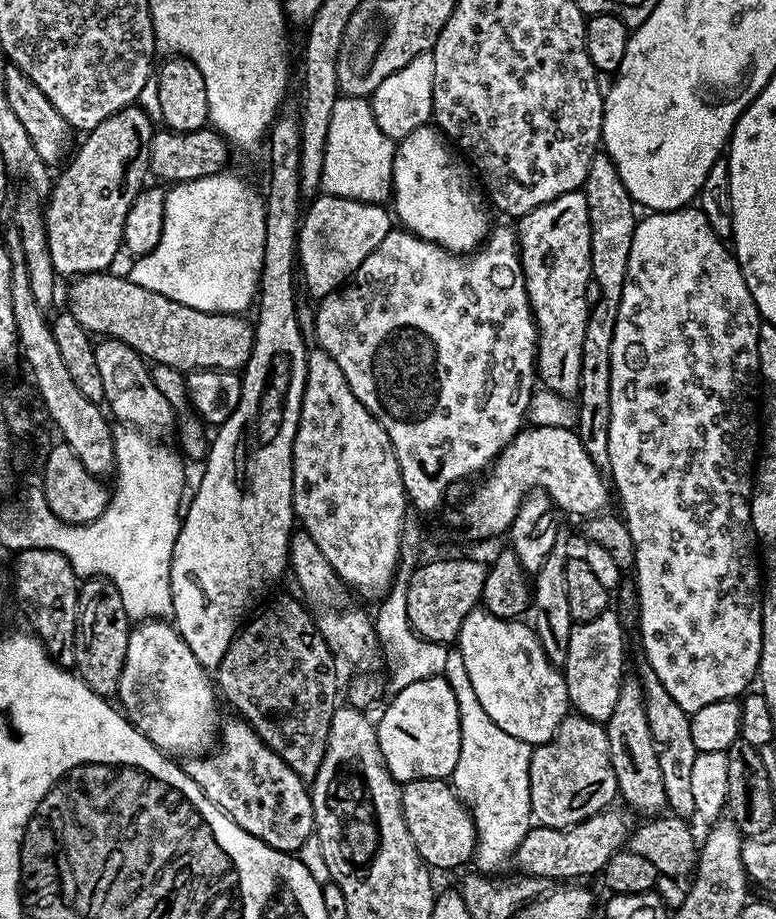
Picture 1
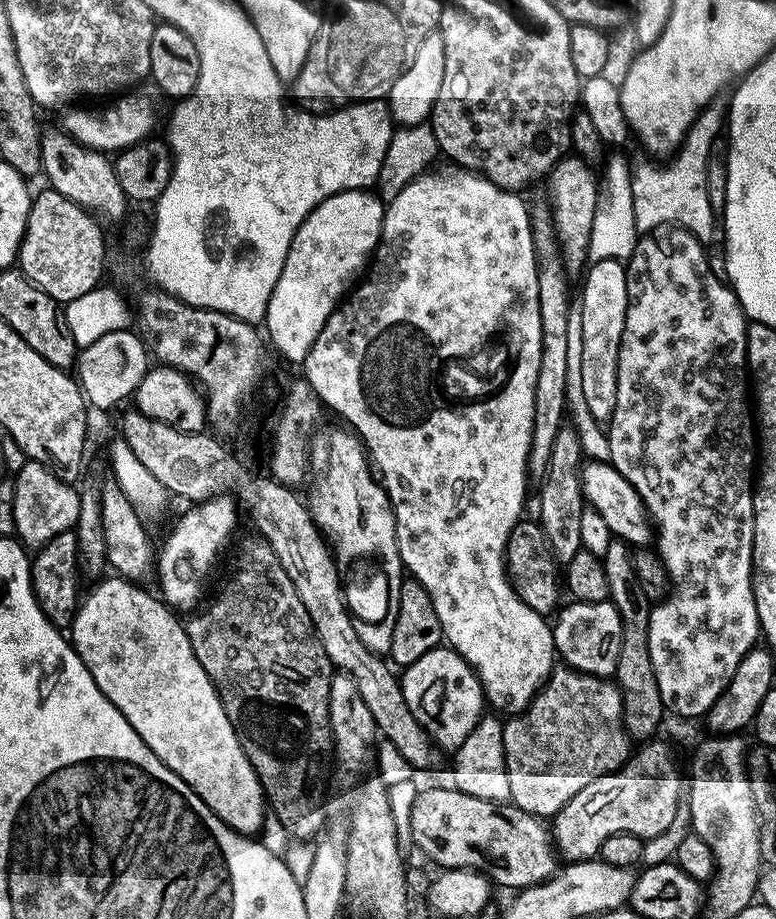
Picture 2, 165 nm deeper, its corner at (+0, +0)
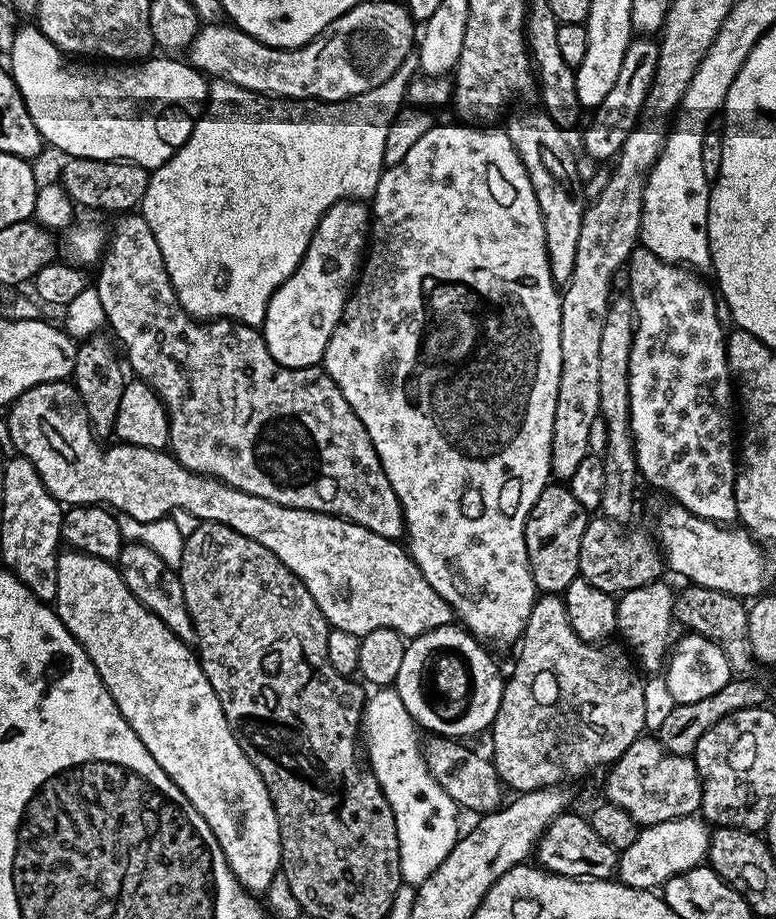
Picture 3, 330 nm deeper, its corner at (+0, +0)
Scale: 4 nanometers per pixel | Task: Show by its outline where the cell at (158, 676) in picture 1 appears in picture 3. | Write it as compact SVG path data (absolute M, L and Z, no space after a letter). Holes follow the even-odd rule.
M64 550L58 556L58 594L54 607L57 618L82 646L94 670L98 670L122 718L126 718L134 734L138 734L142 746L150 750L154 762L166 770L174 786L186 794L194 810L206 818L206 826L214 830L214 838L218 838L218 846L236 881L250 893L267 893L271 879L280 871L278 818L258 770L250 758L246 758L242 746L238 746L226 722L220 699L200 669L200 661L193 649L177 638L162 618L155 616L150 609L142 606L142 602L138 602L138 598L134 598L115 563L88 556L85 552Z

